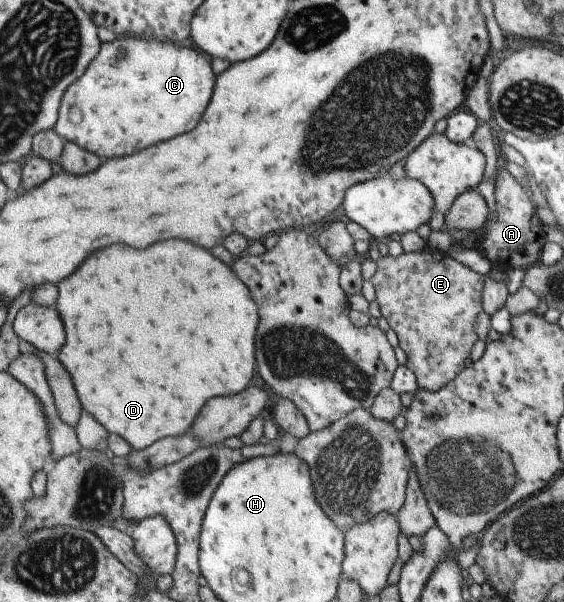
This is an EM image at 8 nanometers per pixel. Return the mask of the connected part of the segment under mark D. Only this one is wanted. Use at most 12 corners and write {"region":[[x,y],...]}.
{"region":[[210,250],[96,252],[58,357],[136,451],[248,388],[260,314]]}

